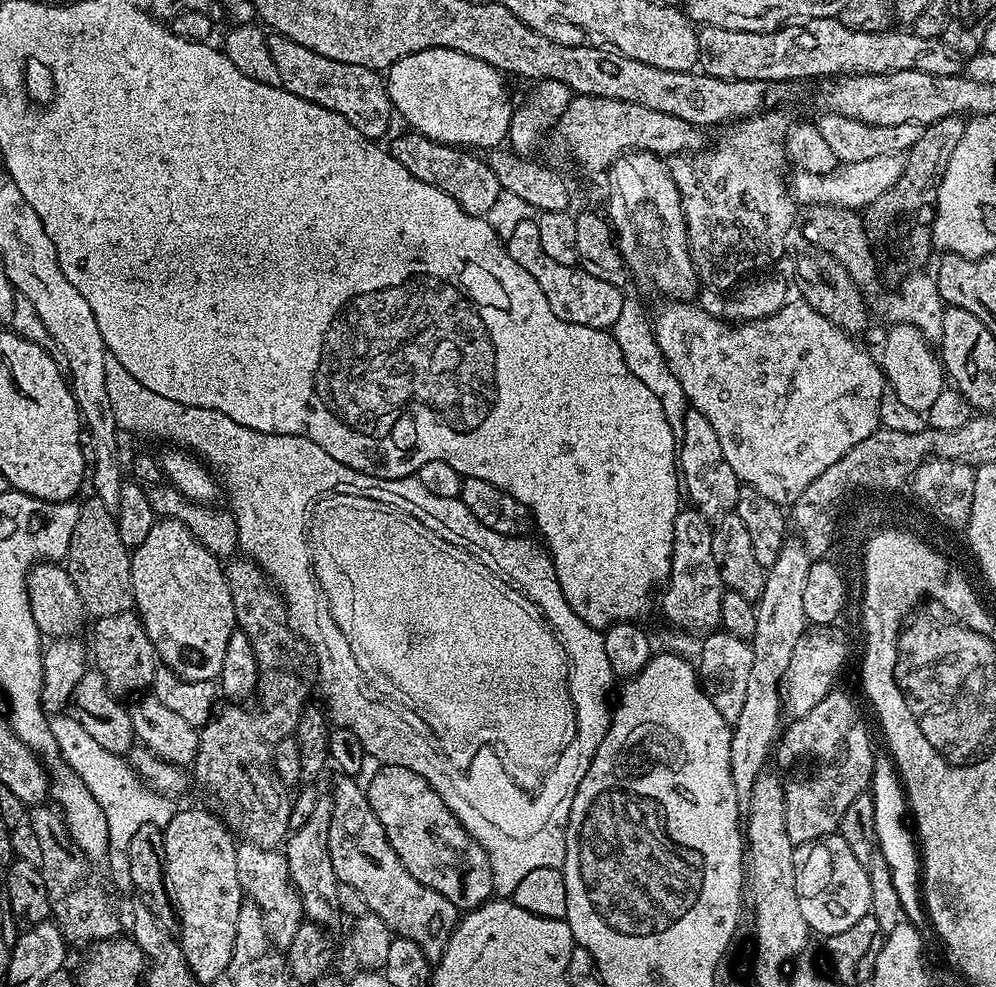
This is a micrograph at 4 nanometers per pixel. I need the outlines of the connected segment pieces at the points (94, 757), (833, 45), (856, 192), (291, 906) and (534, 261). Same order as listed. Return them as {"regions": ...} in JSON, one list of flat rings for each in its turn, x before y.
{"regions":[[[62,714,51,717,49,724,64,763,86,783,91,797,102,807,102,812,107,818,109,845,113,849,127,849,130,838,141,826,154,825,162,830,169,824,176,811,176,806,172,804,174,802,167,796,153,792,123,757,112,755,103,749,91,737,82,720,74,716,66,718]],[[835,16,818,18,817,20,804,20,803,22,789,22,776,29,775,32,743,32,742,30,722,30,718,26,704,26,697,31,696,41,698,42,698,68,708,76,714,78,726,78,727,80,786,80,789,82,801,82,800,80,812,80,815,76,865,76,866,74,886,74,887,72,897,72,898,70,922,70,926,74,942,74,943,76,959,76,965,67,965,57,961,56,958,50,954,50,942,38,918,38,918,34,911,30,900,30,904,32,863,32,862,30,850,30]],[[901,153,878,154,878,158,866,158,866,162,841,163,837,171,826,174,797,171,793,180,791,177,790,191,804,206,821,202,839,202,850,208,864,210,878,198,882,198,882,194,886,194,886,190,890,190,890,186,894,186,898,178,902,178,903,169,904,156]],[[247,842,236,845,238,858,238,882,247,899,253,900,262,910,262,922,266,922,266,934,270,934,272,943,286,950,298,934,298,926,305,923,304,907,300,901,300,891,290,878,288,863,283,851,254,846]],[[535,219,520,220,506,236,506,247,510,258,542,286,542,294,546,294,546,302,550,302,550,310,567,324,590,326,610,330,614,322,618,322,618,314,622,311,625,293,615,288,610,282,602,282,602,278,594,278,594,274,584,271,579,266,562,266,549,258,546,250,542,250,542,242,538,242,538,226]]]}

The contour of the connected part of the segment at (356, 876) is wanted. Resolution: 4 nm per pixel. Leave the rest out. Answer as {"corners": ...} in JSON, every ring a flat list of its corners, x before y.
{"corners":[[340,774,337,777,330,789,332,817,328,843,336,879,354,886,366,900,368,912,380,916,392,933,418,942,428,960,439,961,458,923,458,909,450,898,422,886,422,882,402,866,402,858,398,858,394,846,390,846,386,830,382,830,382,822,378,822,370,806,367,791,361,785,359,788,351,776]]}

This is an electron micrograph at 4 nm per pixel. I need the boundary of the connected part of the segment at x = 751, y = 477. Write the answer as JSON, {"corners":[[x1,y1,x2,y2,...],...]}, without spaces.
{"corners":[[664,302,660,313,654,316,654,331,656,341,666,359,669,368,673,370,675,378,678,378,685,390,685,396,690,401,695,411,701,412,714,426,714,434,718,434,718,442,722,442,722,454,726,454,726,462,730,462,730,470,739,478,741,485,758,490,758,494,770,498,770,502,781,506,791,506,796,499,826,470,826,466,834,466,838,458,845,456,850,449,858,446,870,434,874,434,881,427,880,423,880,399,886,390,884,370,878,363,877,357,871,356,864,348,856,345,857,341,842,331,834,322,830,322,818,310,814,310,803,302,789,302,779,308,774,314,763,316,757,320,746,320,737,323,736,328,724,328,723,319,711,316,692,302]]}

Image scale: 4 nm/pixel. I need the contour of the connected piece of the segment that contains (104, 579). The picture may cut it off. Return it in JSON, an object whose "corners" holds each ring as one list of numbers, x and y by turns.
{"corners":[[89,498,80,504,78,522,74,534,70,534,66,567,89,617,133,611,136,599,132,585,132,552,118,534,113,511,102,506,98,499]]}

